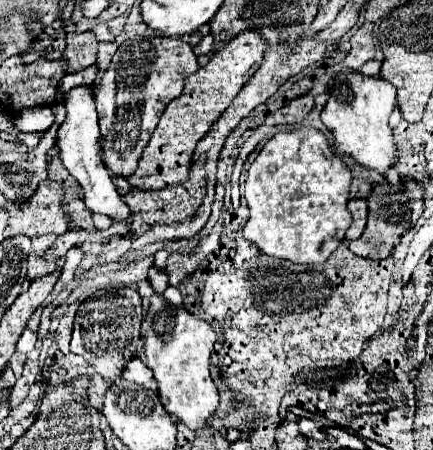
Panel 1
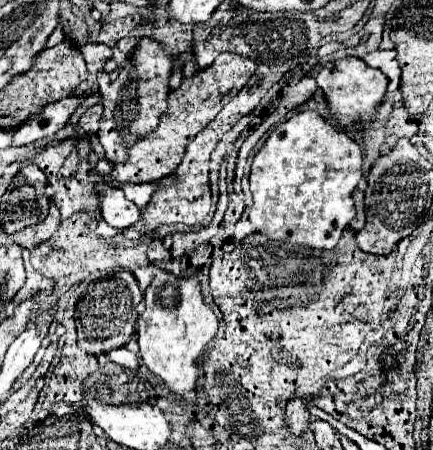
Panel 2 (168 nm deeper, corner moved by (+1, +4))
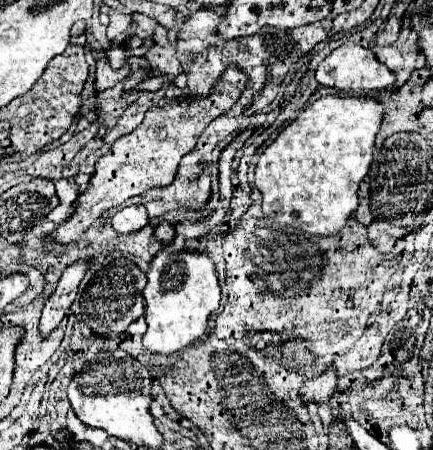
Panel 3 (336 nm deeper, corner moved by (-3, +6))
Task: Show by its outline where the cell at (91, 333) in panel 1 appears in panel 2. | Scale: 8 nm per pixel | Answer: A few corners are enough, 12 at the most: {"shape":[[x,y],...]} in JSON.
{"shape":[[130,271],[88,283],[78,345],[92,355],[134,335],[142,291]]}

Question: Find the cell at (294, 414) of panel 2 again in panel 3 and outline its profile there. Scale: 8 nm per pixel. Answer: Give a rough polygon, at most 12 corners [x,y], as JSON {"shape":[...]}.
{"shape":[[336,369],[308,379],[300,389],[304,405],[320,405],[336,391]]}

